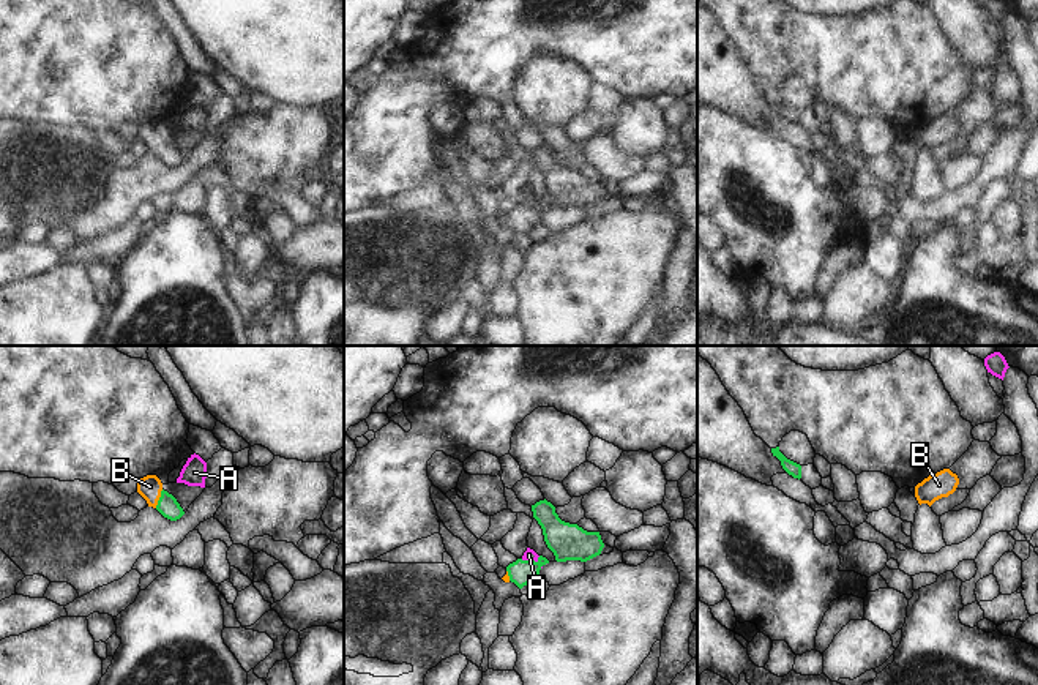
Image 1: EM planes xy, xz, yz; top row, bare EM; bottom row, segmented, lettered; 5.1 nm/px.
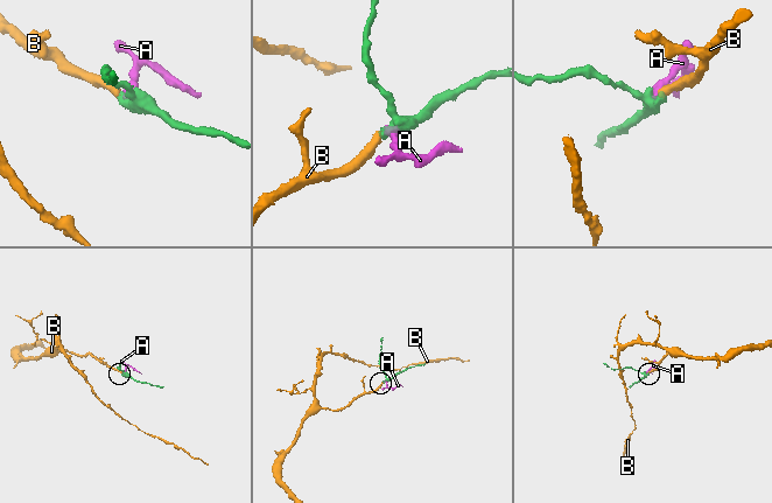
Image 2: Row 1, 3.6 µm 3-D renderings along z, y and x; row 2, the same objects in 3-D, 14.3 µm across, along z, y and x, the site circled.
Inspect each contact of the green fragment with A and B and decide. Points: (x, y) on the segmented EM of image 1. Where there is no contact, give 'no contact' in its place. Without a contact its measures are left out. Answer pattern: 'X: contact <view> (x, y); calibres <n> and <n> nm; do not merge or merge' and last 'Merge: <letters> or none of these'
A: contact xz (530, 561); calibres 130 and 60 nm; do not merge
B: contact xy (160, 499); calibres 110 and 120 nm; merge
Merge: B

